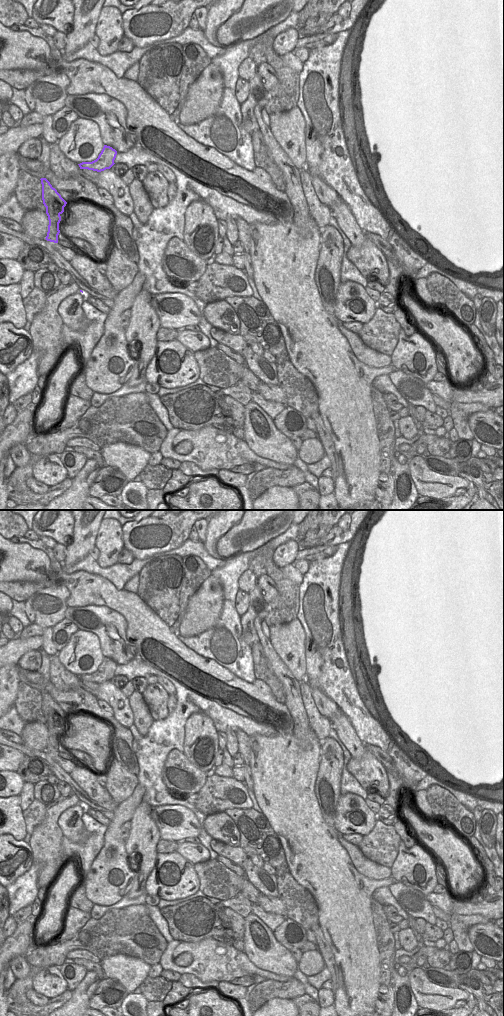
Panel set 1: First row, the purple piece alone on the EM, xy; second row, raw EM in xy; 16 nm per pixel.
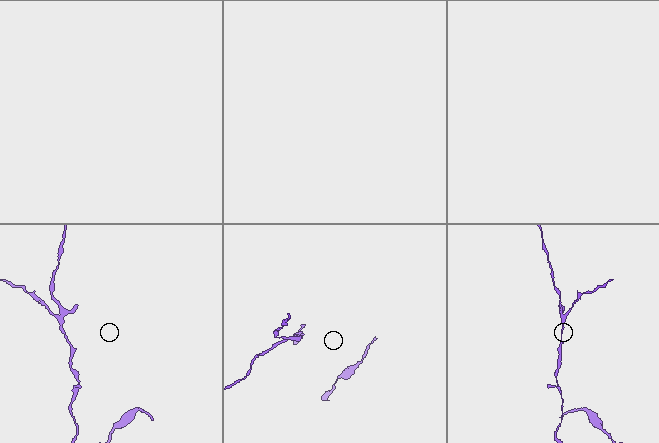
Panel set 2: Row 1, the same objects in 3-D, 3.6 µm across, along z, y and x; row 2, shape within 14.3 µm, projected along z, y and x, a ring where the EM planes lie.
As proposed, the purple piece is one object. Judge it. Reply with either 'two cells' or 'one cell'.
two cells

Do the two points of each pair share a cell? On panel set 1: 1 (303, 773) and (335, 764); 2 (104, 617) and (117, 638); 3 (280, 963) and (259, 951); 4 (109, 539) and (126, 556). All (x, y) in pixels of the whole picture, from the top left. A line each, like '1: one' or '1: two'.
1: two
2: one
3: one
4: two

